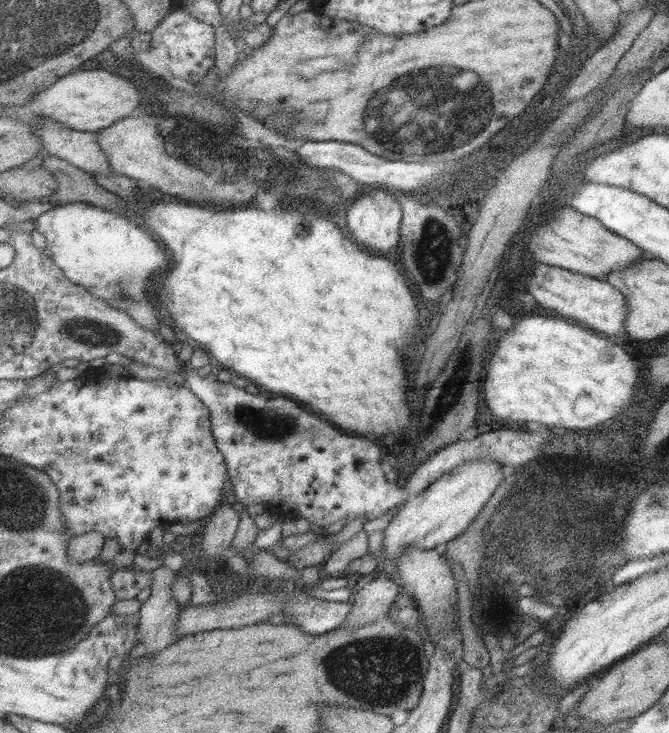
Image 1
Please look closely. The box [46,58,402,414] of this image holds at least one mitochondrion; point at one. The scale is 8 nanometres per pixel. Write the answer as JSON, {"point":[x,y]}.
{"point":[190,146]}

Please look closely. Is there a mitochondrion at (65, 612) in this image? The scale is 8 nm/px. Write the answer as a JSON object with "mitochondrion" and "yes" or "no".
{"mitochondrion":"yes"}

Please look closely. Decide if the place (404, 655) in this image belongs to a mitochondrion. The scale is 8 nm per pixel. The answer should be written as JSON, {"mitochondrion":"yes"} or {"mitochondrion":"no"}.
{"mitochondrion":"yes"}

